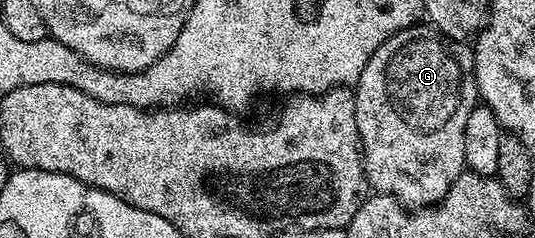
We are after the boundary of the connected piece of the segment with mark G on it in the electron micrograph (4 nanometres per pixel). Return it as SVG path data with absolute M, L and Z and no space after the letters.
M413 24L406 29L400 30L390 40L386 40L370 56L366 68L362 68L362 76L354 84L354 93L356 96L356 119L358 120L358 136L360 137L360 151L364 154L364 174L368 177L369 187L373 191L389 194L404 203L409 208L427 208L435 206L450 192L454 180L459 174L465 173L464 153L462 147L464 144L464 134L466 133L466 120L470 112L478 104L478 91L476 88L476 63L474 61L474 50L467 41L448 38L438 30L432 29L431 25Z

